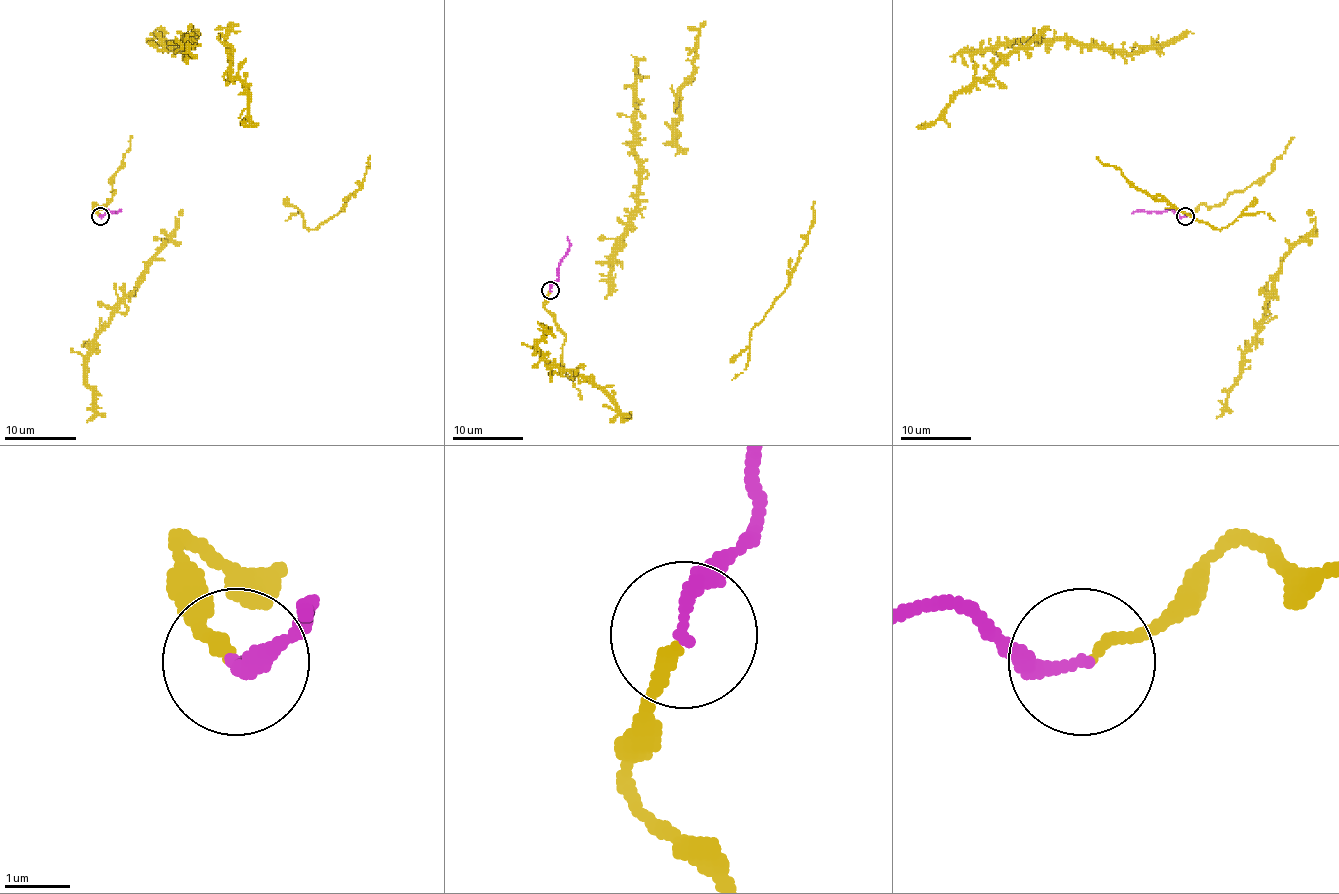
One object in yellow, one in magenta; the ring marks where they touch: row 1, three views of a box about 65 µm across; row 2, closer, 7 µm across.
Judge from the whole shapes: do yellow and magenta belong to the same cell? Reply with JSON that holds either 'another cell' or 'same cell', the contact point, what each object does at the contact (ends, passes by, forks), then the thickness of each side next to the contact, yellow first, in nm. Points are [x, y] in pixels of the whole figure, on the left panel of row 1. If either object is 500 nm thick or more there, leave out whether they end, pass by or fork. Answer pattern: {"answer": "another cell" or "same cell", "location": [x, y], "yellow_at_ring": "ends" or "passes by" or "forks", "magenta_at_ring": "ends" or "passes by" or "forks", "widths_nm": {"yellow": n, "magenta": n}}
{"answer": "same cell", "location": [100, 216], "yellow_at_ring": "ends", "magenta_at_ring": "ends", "widths_nm": {"yellow": 170, "magenta": 220}}

